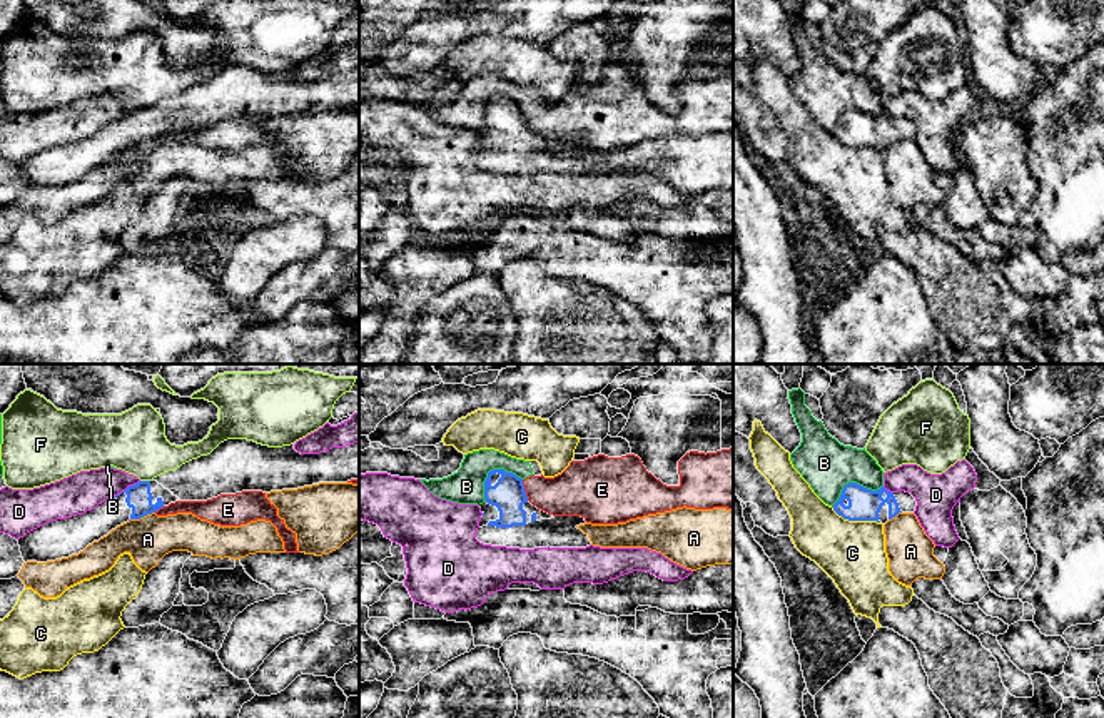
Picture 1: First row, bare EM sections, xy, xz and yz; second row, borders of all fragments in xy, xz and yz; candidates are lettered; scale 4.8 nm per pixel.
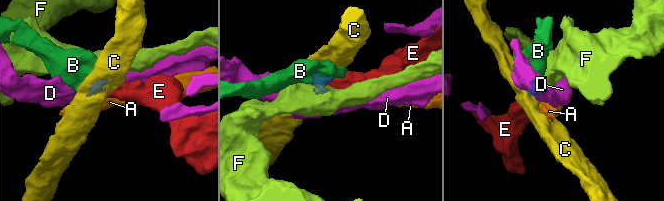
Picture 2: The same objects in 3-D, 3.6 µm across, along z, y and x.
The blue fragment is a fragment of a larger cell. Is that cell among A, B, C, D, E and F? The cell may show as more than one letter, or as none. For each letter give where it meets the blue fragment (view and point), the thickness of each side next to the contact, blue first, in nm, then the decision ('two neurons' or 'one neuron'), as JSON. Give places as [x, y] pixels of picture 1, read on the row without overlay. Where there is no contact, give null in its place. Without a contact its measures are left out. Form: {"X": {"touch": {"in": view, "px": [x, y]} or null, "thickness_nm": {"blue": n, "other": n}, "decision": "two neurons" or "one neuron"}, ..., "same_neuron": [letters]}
{"A": {"touch": {"in": "xy", "px": [141, 142]}, "thickness_nm": {"blue": 120, "other": 220}, "decision": "two neurons"}, "B": {"touch": {"in": "xz", "px": [490, 97]}, "thickness_nm": {"blue": 170, "other": 170}, "decision": "two neurons"}, "C": {"touch": {"in": "yz", "px": [855, 146]}, "thickness_nm": {"blue": 160, "other": 320}, "decision": "two neurons"}, "D": {"touch": {"in": "xy", "px": [122, 117]}, "thickness_nm": {"blue": 120, "other": 190}, "decision": "two neurons"}, "E": {"touch": {"in": "xz", "px": [523, 116]}, "thickness_nm": {"blue": 170, "other": 220}, "decision": "two neurons"}, "F": {"touch": {"in": "xy", "px": [146, 107]}, "thickness_nm": {"blue": 120, "other": 300}, "decision": "two neurons"}, "same_neuron": []}

